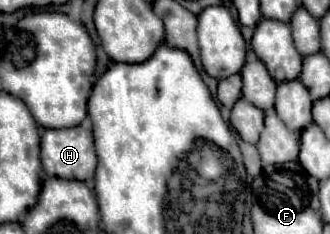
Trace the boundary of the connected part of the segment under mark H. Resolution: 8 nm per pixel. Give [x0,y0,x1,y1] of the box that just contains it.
[41,125,97,181]

